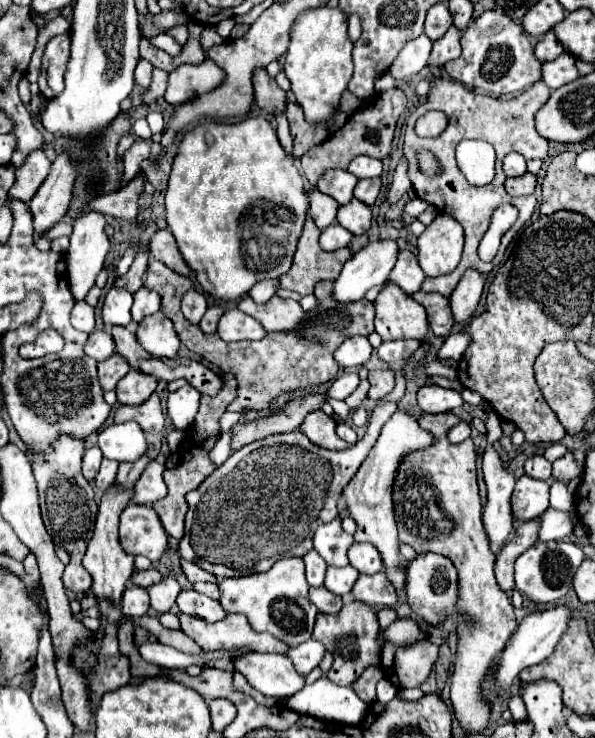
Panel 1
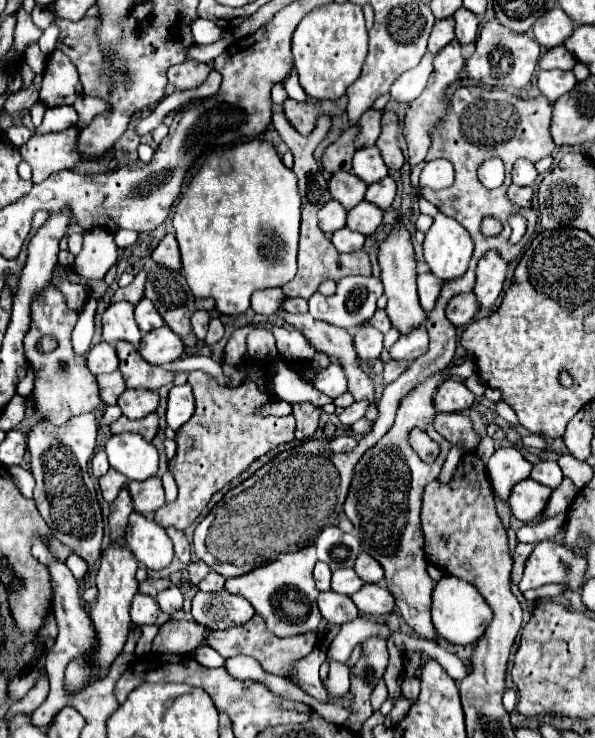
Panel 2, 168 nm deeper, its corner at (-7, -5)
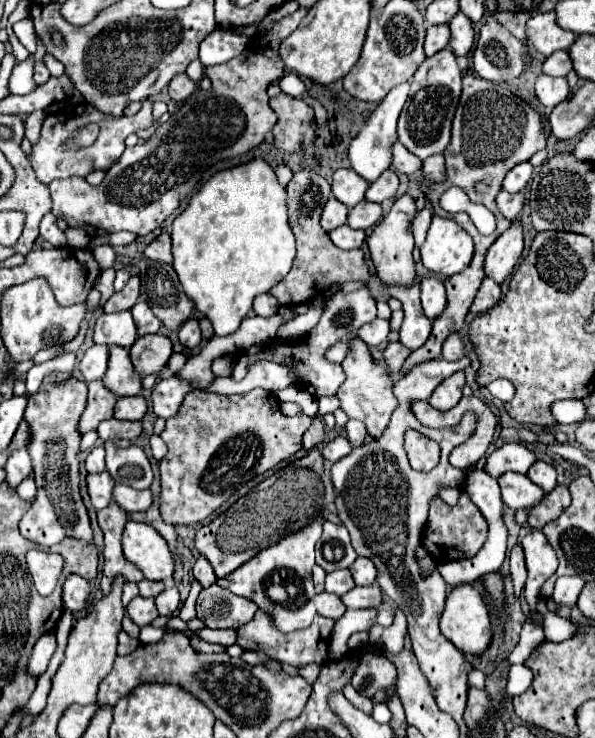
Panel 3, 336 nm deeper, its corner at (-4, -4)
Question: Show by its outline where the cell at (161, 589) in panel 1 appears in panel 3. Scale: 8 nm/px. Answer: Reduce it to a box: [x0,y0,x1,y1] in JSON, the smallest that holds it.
[156,588,180,616]

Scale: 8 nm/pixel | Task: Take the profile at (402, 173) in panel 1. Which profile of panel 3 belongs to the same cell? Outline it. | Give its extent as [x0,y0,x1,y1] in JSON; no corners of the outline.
[398,48,462,160]

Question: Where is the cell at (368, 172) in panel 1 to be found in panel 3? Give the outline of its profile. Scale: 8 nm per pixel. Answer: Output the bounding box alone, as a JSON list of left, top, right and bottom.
[348,82,410,182]

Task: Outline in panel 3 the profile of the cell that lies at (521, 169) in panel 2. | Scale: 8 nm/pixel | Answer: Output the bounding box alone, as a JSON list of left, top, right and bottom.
[502,162,532,192]

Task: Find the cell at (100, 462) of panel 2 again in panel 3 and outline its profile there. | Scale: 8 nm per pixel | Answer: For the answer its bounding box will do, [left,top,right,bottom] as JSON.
[84,446,106,474]

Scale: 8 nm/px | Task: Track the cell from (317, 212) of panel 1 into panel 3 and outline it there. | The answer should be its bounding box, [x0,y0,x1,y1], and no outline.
[322,196,348,232]

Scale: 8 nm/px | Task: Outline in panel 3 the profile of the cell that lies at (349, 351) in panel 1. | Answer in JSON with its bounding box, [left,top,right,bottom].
[358,318,390,346]

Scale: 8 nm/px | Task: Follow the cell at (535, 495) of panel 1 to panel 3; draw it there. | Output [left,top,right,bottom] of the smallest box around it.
[498,472,544,510]

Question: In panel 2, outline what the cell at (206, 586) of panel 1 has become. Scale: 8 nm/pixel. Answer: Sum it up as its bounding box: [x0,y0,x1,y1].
[199,573,225,593]

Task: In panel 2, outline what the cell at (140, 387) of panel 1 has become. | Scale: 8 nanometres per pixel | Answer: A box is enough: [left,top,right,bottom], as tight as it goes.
[119,389,159,419]

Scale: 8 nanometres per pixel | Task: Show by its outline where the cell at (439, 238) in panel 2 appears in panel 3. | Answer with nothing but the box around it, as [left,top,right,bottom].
[420,216,474,276]

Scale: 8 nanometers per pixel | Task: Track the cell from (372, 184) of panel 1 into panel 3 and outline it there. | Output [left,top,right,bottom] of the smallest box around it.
[366,170,398,204]

